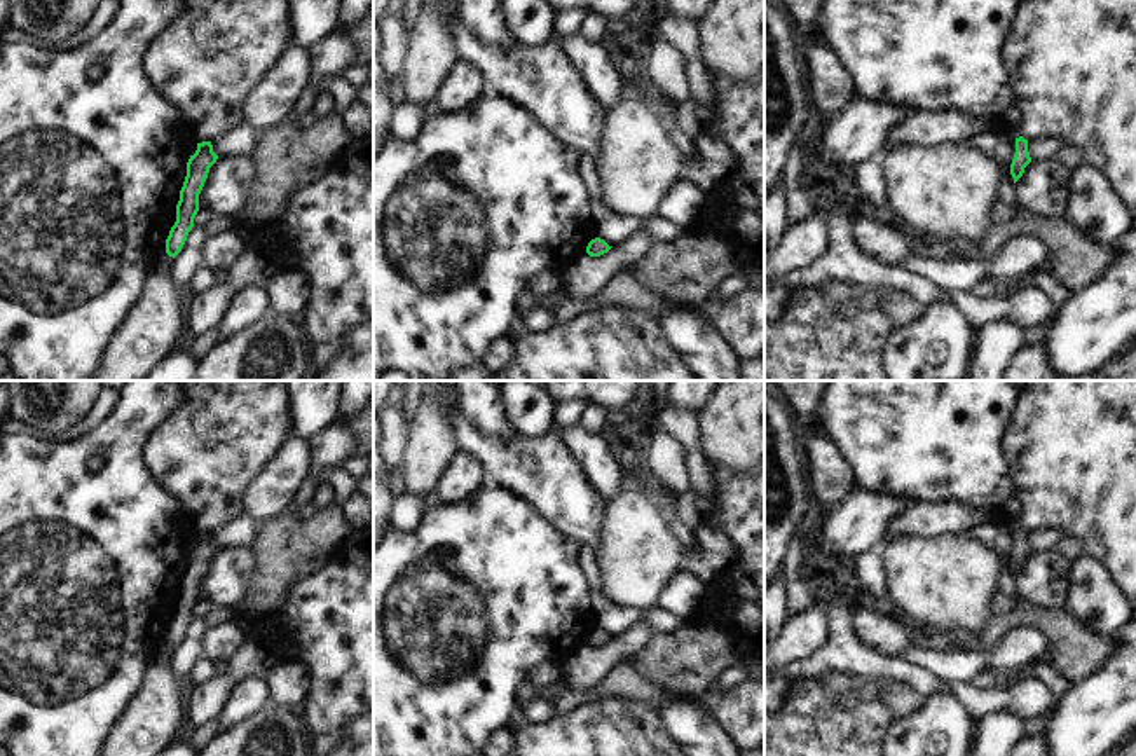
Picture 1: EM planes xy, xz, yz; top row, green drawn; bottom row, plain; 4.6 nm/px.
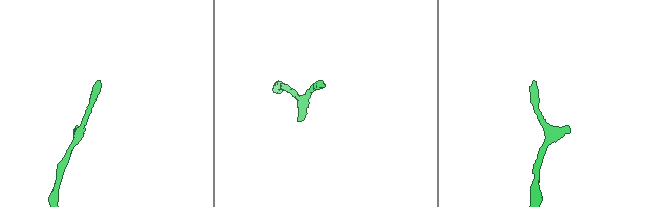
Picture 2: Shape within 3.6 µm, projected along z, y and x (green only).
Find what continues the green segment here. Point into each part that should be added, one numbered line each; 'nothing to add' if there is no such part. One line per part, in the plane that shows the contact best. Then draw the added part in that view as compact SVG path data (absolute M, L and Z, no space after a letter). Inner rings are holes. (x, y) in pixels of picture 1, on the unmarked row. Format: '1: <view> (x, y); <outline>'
nothing to add

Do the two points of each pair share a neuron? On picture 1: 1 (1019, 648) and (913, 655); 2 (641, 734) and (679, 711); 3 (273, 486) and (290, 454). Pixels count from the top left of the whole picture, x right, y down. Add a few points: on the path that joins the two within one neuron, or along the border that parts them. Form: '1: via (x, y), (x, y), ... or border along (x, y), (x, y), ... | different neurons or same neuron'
1: via (993, 659), (978, 664), (939, 664) | same neuron
2: border along (655, 707), (663, 730), (670, 737) | different neurons
3: via (280, 479), (290, 461) | same neuron

